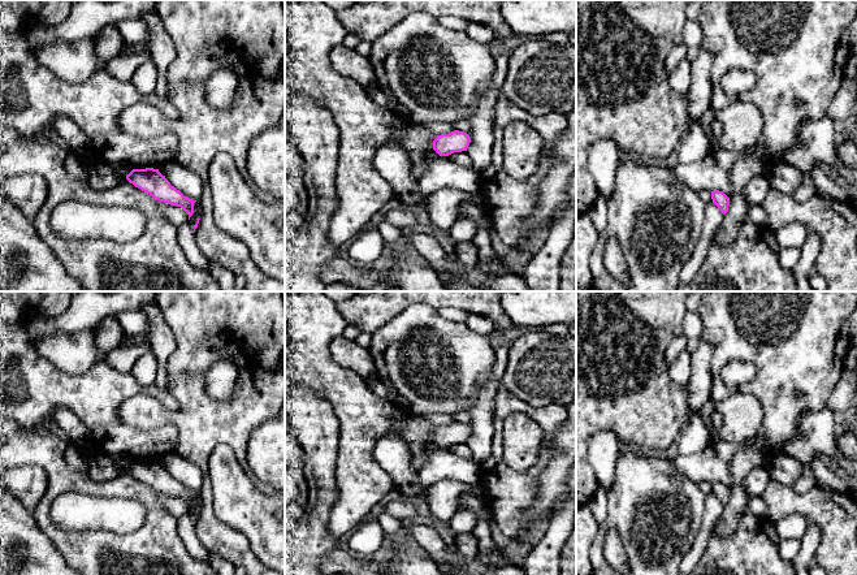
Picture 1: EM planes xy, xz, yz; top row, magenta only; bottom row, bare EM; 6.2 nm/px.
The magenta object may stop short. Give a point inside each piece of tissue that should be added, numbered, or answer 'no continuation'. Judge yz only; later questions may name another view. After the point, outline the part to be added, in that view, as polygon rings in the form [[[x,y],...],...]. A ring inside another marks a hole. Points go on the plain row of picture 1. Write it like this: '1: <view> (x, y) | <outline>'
no continuation

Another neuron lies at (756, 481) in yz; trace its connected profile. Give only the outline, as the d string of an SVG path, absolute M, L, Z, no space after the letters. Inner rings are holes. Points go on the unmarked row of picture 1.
M765 466L753 468L744 479L744 489L746 494L762 497L770 479L771 476Z

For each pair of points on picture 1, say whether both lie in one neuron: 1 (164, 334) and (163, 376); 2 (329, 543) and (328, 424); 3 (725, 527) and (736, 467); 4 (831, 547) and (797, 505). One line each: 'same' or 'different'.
1: same
2: same
3: same
4: same

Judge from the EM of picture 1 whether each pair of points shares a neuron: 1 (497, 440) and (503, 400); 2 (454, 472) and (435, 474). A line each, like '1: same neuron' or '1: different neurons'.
1: same neuron
2: same neuron

